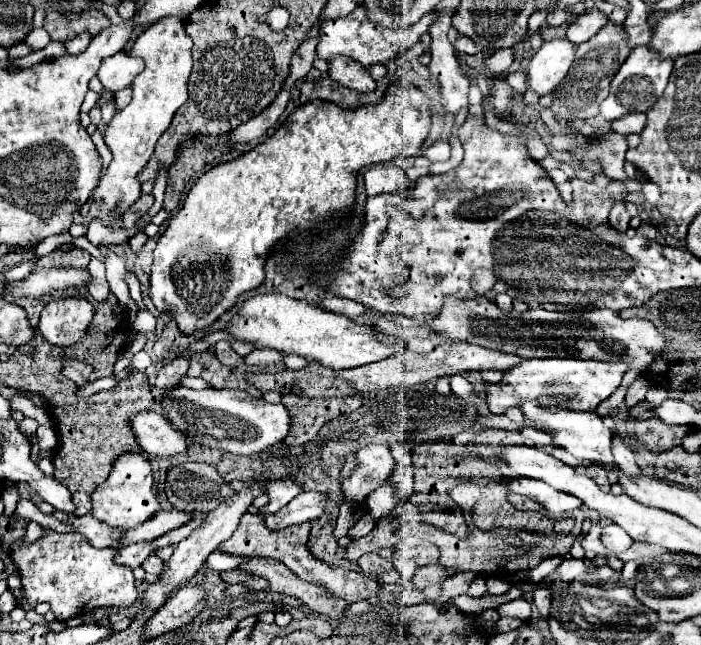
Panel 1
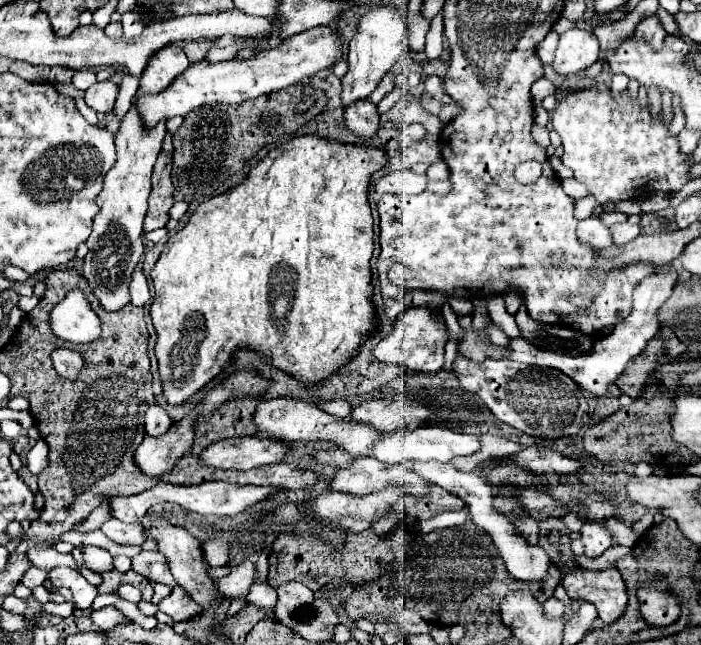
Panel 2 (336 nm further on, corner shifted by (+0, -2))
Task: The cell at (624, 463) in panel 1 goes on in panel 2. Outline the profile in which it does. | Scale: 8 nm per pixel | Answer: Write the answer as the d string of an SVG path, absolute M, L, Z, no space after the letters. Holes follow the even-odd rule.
M671 264L655 266L655 272L651 276L647 276L645 280L641 280L641 284L635 288L635 292L633 292L633 308L631 308L629 316L623 322L619 322L611 330L611 334L607 334L601 340L597 340L593 344L593 348L587 354L581 354L581 356L567 356L567 354L553 352L553 350L539 350L533 344L529 344L527 340L523 340L523 338L513 338L507 348L495 346L489 340L489 336L479 336L475 330L471 330L471 316L459 316L461 327L469 330L469 334L459 344L459 350L467 358L473 358L475 362L477 360L481 362L483 358L511 358L511 360L517 360L517 362L523 362L523 364L535 364L535 366L555 368L555 370L567 374L569 378L573 378L581 388L585 388L593 396L607 398L607 396L611 396L609 394L609 386L623 372L625 364L631 358L635 358L637 354L641 354L643 348L647 346L647 342L659 332L661 324L657 320L657 312L665 304L665 300L671 296L675 282L677 282L677 272L675 272L675 268Z

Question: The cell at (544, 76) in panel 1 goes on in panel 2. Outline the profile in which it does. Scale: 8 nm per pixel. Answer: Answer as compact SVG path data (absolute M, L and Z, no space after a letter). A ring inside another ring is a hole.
M571 28L561 34L553 68L561 76L589 68L599 58L599 40L589 30Z

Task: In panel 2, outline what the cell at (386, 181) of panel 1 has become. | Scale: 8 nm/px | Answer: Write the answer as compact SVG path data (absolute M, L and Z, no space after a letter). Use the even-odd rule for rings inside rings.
M401 170L401 172L391 172L383 178L377 180L375 192L385 194L421 194L427 186L427 176L417 176L411 170Z

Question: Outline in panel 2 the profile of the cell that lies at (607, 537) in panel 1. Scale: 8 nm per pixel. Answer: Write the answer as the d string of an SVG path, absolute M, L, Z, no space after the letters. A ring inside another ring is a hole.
M585 522L579 532L587 558L599 558L613 544L613 540L609 538L609 534L605 534L605 528L601 524Z

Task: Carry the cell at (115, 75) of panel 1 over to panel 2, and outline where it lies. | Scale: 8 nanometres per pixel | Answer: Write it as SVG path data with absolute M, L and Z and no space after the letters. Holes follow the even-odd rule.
M97 82L93 86L89 86L85 90L85 102L89 108L93 108L95 112L107 114L113 110L113 104L117 100L119 94L119 86L113 82Z

